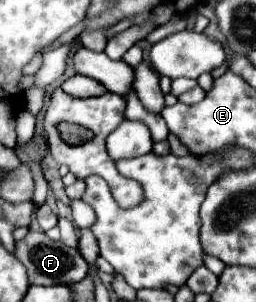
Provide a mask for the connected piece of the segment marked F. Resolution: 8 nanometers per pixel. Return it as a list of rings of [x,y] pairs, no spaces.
[[[28,231],[24,239],[16,241],[16,257],[24,263],[30,285],[72,285],[82,281],[88,273],[88,263],[78,249],[64,245],[62,241],[52,241],[42,231]]]

